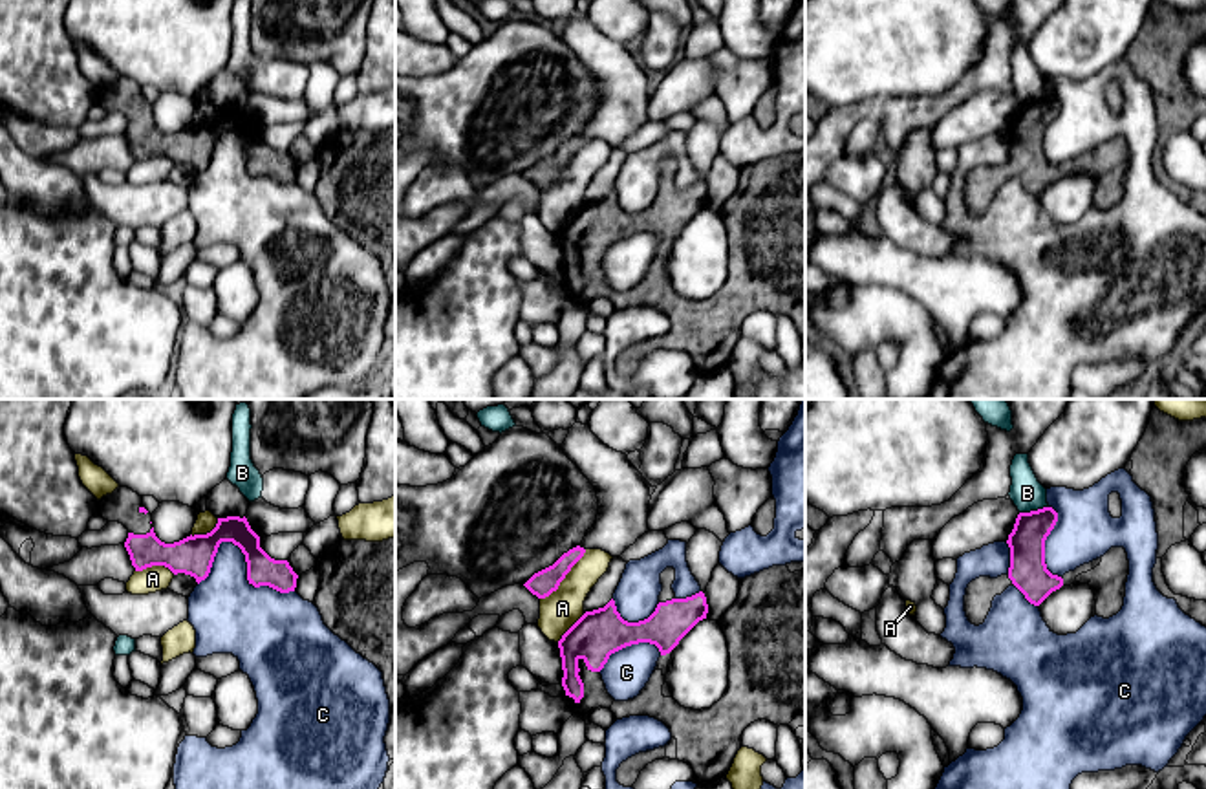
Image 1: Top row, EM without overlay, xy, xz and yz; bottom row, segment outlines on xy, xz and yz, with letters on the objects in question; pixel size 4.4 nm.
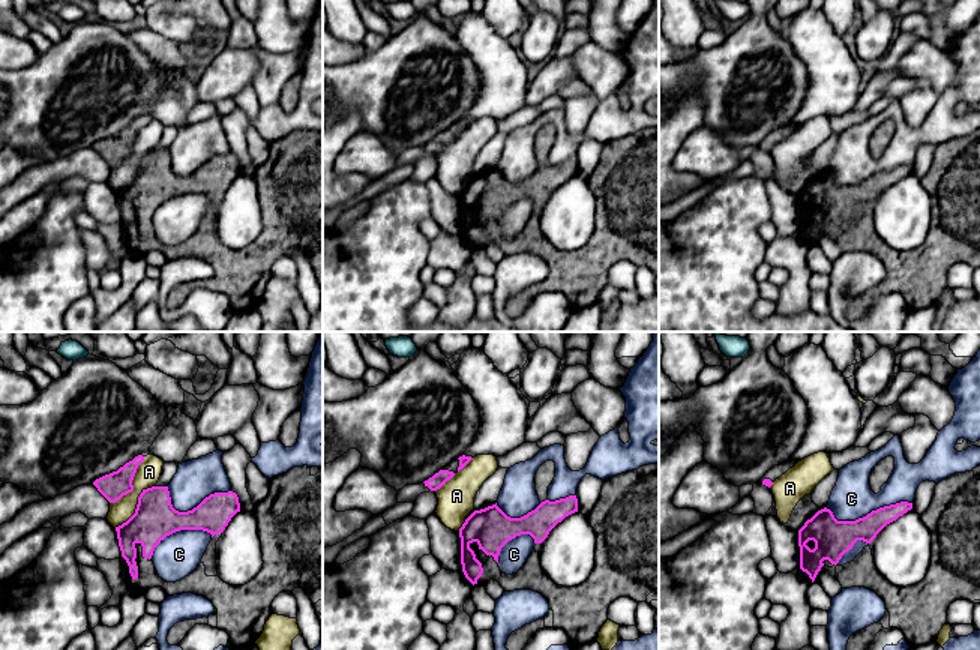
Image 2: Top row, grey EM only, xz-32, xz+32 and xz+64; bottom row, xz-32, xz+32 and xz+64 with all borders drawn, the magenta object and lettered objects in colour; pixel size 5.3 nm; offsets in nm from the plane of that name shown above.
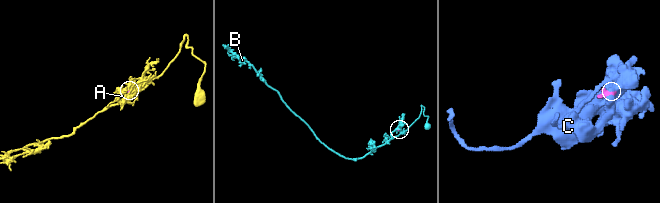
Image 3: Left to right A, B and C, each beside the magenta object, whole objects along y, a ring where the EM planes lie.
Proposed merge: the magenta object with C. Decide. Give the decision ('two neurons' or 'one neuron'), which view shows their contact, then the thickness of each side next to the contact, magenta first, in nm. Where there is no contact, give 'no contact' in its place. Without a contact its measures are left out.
two neurons | xy | 170/300 nm

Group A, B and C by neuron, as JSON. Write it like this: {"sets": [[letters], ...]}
{"sets": [["A"], ["B"], ["C"]]}

